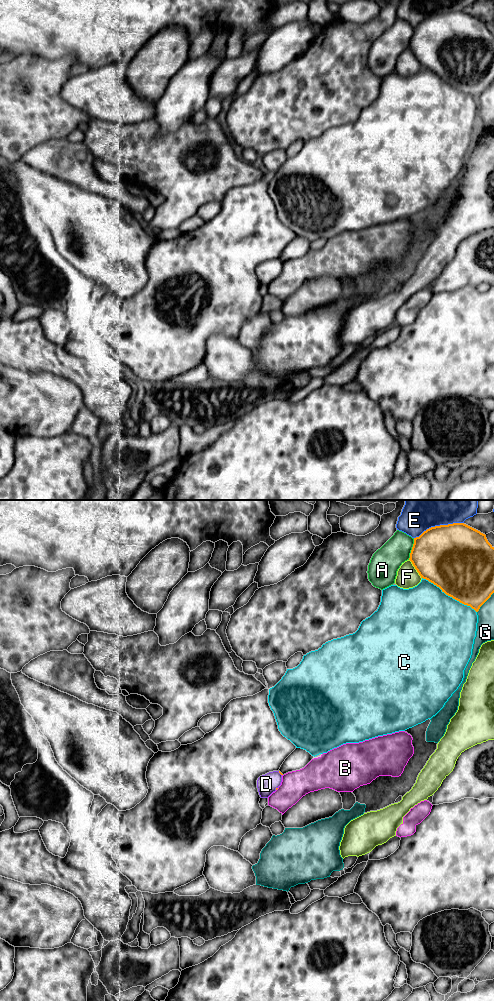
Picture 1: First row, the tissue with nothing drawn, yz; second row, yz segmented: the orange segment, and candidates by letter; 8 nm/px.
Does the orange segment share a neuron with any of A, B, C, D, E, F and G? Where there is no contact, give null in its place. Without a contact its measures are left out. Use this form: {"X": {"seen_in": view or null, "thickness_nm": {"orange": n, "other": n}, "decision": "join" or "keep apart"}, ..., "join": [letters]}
{"A": {"seen_in": "yz", "thickness_nm": {"orange": 460, "other": 240}, "decision": "keep apart"}, "B": {"seen_in": null, "decision": "keep apart"}, "C": {"seen_in": "yz", "thickness_nm": {"orange": 500, "other": 480}, "decision": "keep apart"}, "D": {"seen_in": "yz", "thickness_nm": {"orange": 20, "other": 160}, "decision": "join"}, "E": {"seen_in": "yz", "thickness_nm": {"orange": 500, "other": 420}, "decision": "keep apart"}, "F": {"seen_in": "yz", "thickness_nm": {"orange": 480, "other": 180}, "decision": "keep apart"}, "G": {"seen_in": "yz", "thickness_nm": {"orange": 420, "other": 140}, "decision": "keep apart"}, "join": ["D"]}

